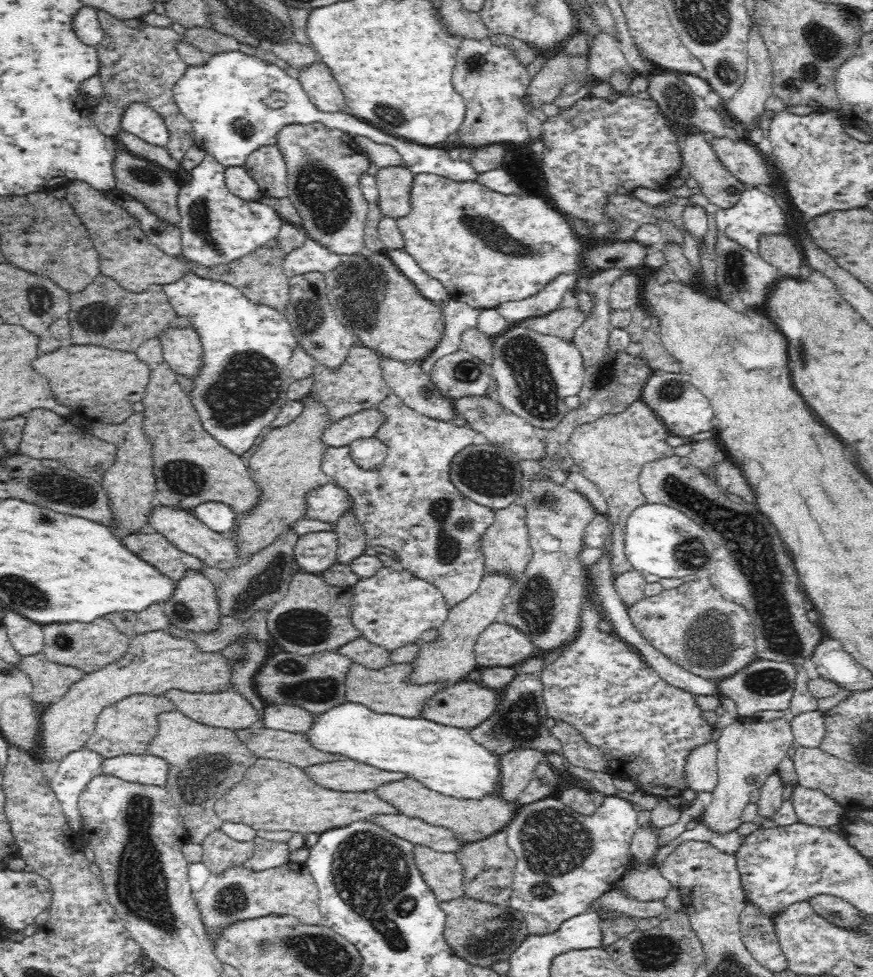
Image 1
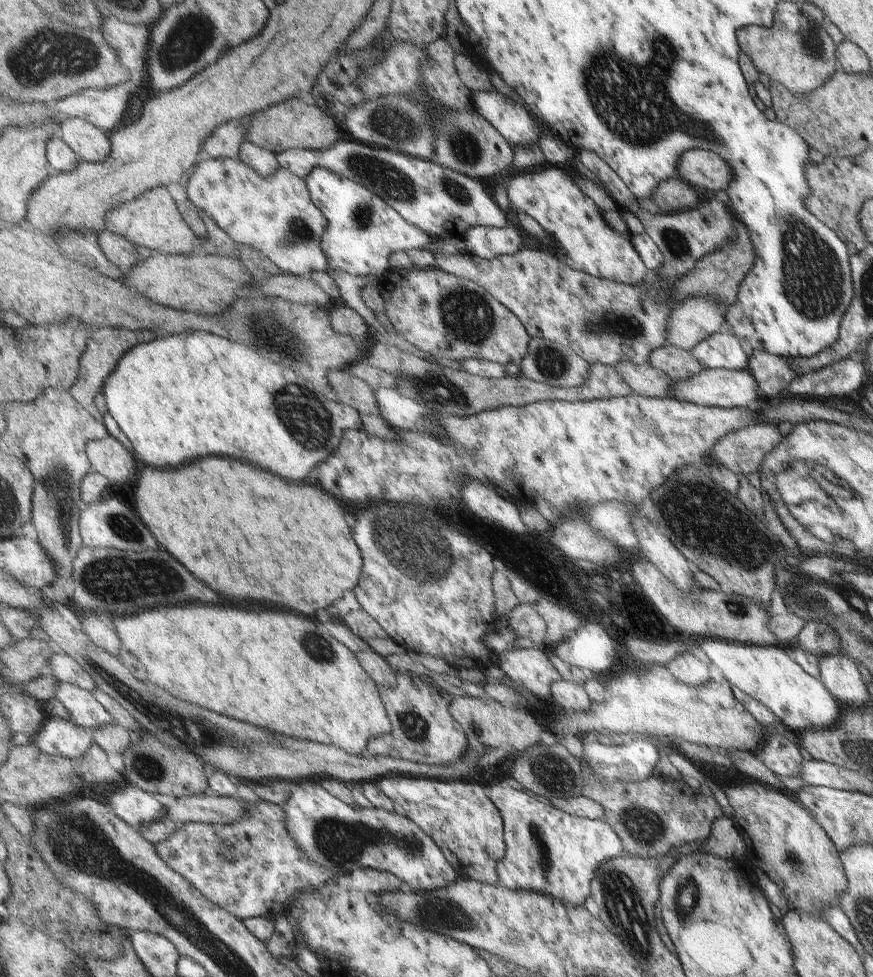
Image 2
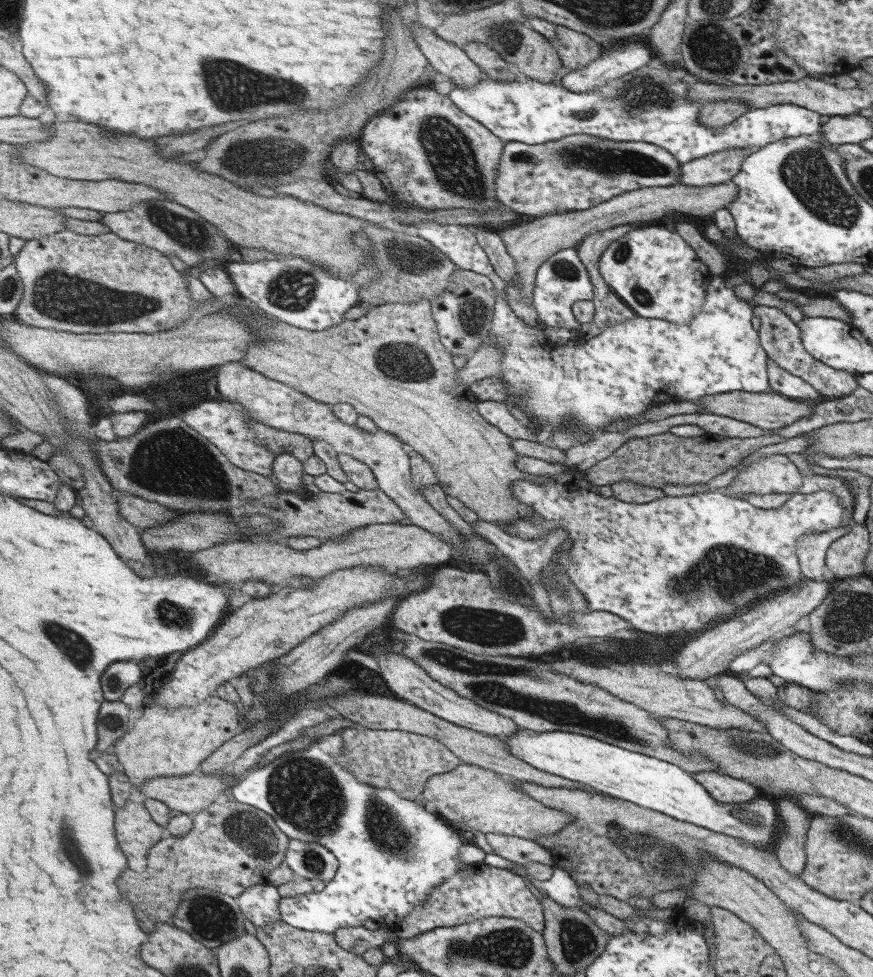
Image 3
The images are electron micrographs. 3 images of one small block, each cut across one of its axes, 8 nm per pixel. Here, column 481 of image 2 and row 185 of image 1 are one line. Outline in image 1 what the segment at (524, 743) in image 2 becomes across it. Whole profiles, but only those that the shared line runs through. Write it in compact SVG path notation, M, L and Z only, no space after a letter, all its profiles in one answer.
M700 134L686 138L682 158L684 170L694 176L708 202L720 210L736 208L742 192L750 188L726 170L722 160L716 158L716 152L712 152L712 144L708 144Z

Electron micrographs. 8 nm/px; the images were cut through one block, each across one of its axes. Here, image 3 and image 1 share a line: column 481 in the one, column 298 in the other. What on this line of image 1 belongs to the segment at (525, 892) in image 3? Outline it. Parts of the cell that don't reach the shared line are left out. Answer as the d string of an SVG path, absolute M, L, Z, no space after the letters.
M290 862L286 866L254 872L248 866L234 866L224 870L222 874L212 874L202 890L196 892L196 904L202 912L202 922L208 928L210 938L216 942L220 932L238 922L238 920L254 920L266 916L296 916L308 926L322 926L320 912L320 890L300 862Z

